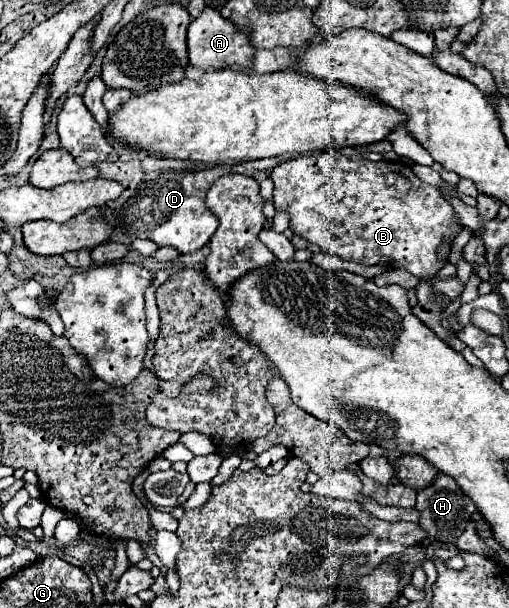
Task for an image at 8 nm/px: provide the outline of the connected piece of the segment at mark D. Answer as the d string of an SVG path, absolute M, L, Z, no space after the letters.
M279 157L265 158L257 162L243 162L243 164L217 164L203 172L163 172L157 180L145 180L137 186L135 194L123 204L119 216L121 216L121 230L129 238L145 238L153 240L159 246L173 246L181 254L189 254L199 250L209 242L213 232L217 230L217 216L209 212L205 206L205 196L211 184L229 172L241 172L241 174L253 174L255 170L273 168L284 160Z

